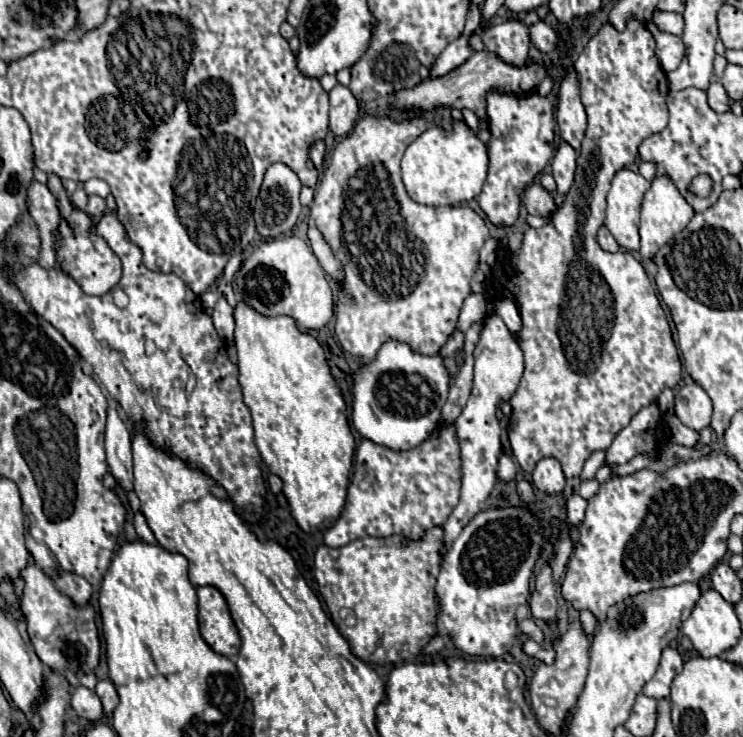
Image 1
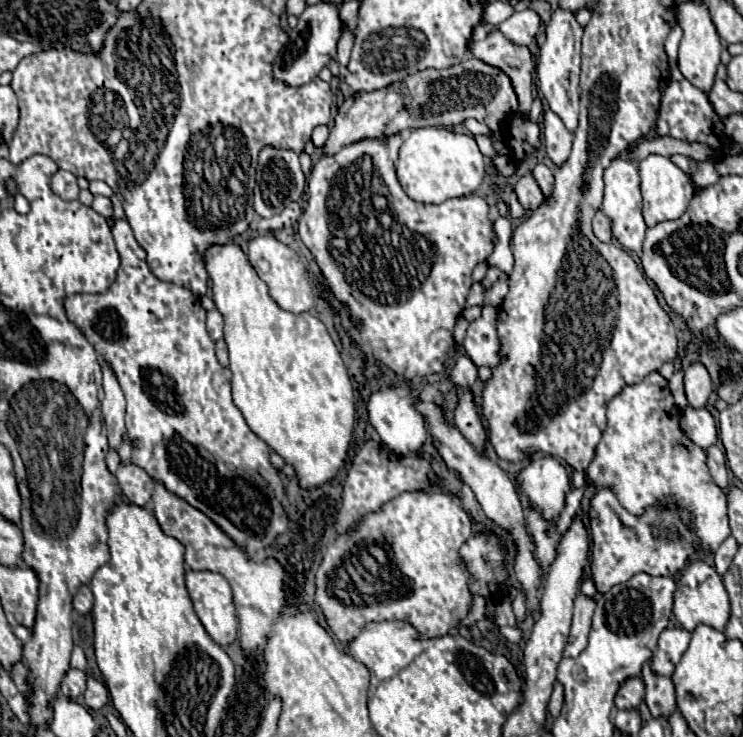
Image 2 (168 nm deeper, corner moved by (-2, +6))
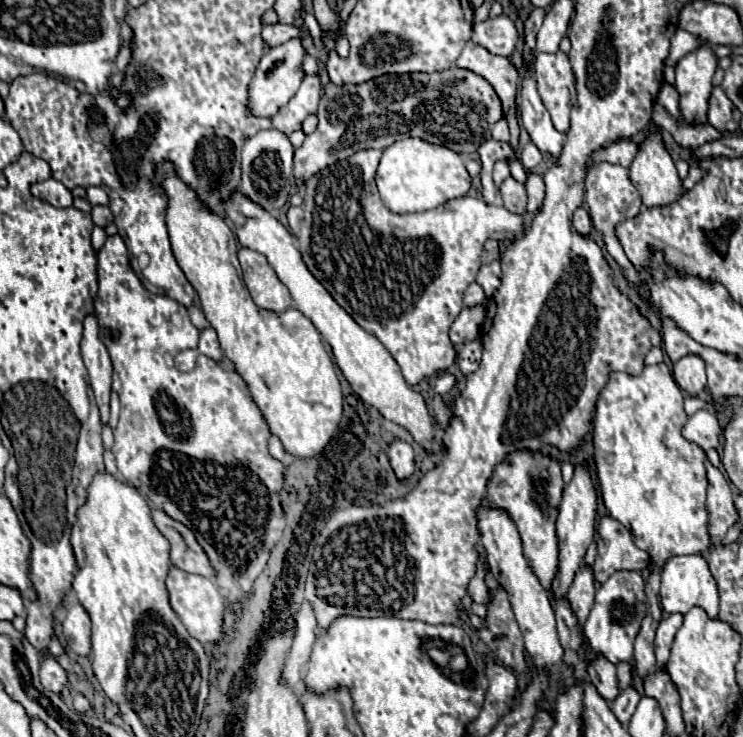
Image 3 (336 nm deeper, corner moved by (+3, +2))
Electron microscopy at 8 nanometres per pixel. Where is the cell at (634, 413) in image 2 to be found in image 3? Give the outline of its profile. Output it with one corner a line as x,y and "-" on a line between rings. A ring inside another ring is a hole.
665,363
645,367
639,375
609,373
609,381
601,389
595,405
593,459
603,503
609,515
629,529
633,543
649,555
651,565
645,581
649,611
635,637
633,655
639,677
657,669
653,639
663,619
659,605
661,565
673,555
703,553
711,545
705,511
705,451
681,435
685,423
683,393

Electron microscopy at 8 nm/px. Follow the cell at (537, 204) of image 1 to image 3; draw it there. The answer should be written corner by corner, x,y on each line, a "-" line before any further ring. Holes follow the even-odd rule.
513,177
505,179
499,187
501,197
503,197
503,207
511,213
525,215
525,205
527,205
527,191
525,185
517,183

